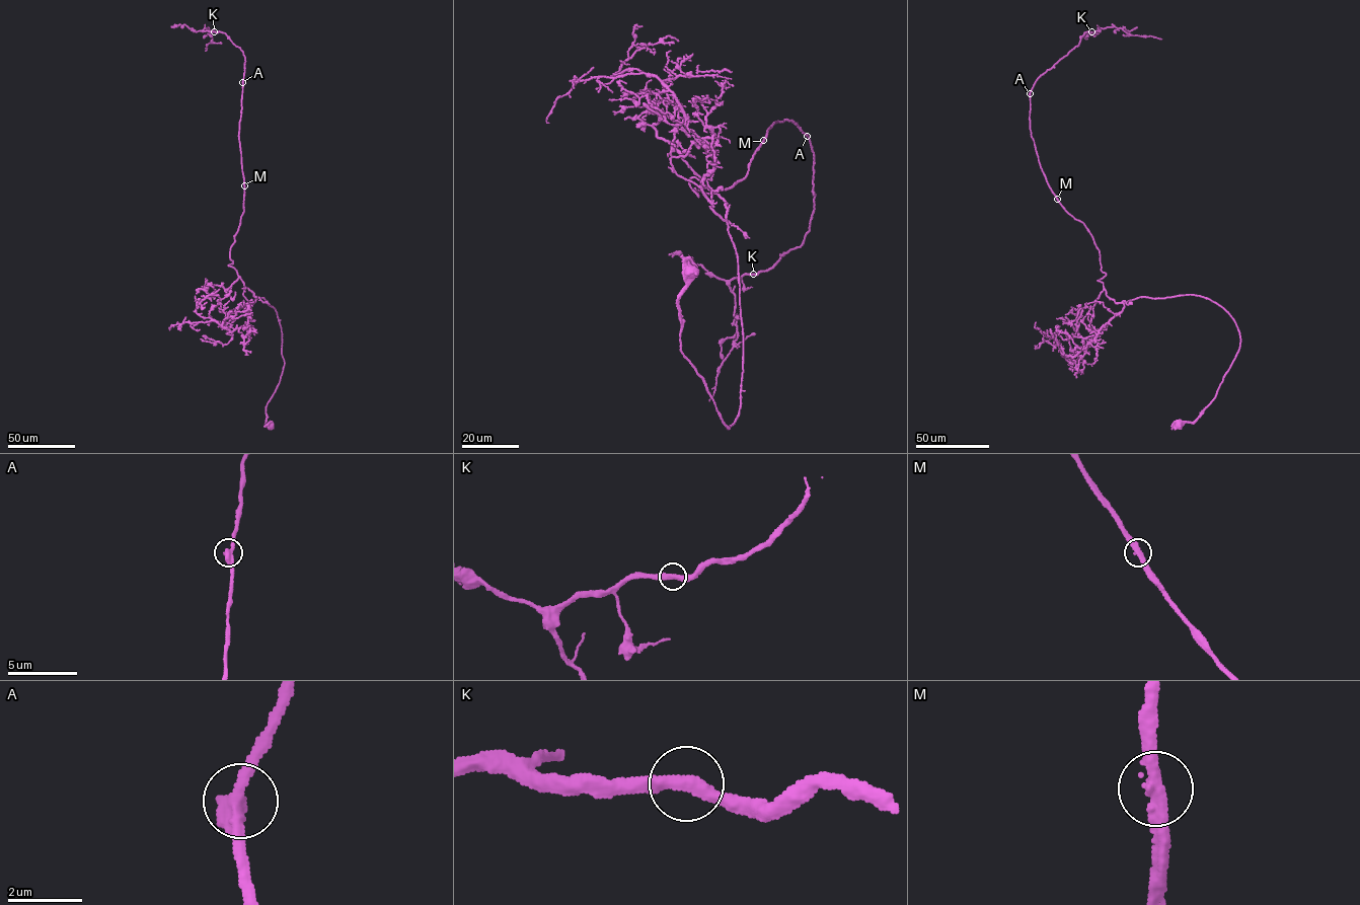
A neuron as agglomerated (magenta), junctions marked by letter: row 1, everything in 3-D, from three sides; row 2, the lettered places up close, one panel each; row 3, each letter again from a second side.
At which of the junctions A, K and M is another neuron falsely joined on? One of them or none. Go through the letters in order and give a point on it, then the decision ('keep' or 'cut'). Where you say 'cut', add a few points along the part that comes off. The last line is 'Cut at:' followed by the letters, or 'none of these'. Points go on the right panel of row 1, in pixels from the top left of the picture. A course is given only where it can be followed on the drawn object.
A: place (1030, 93); keep
K: place (1091, 31); keep
M: place (1057, 199); keep
Cut at: none of these

